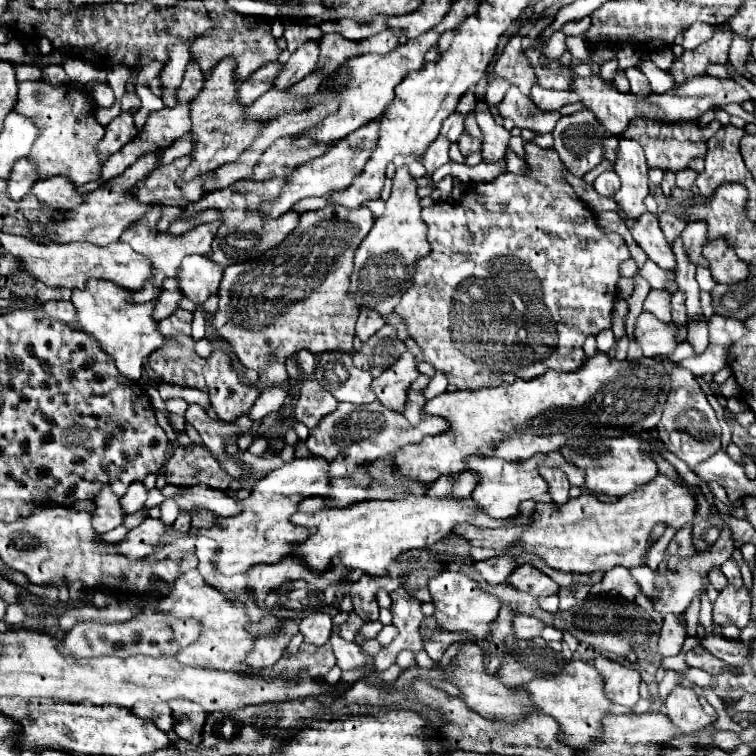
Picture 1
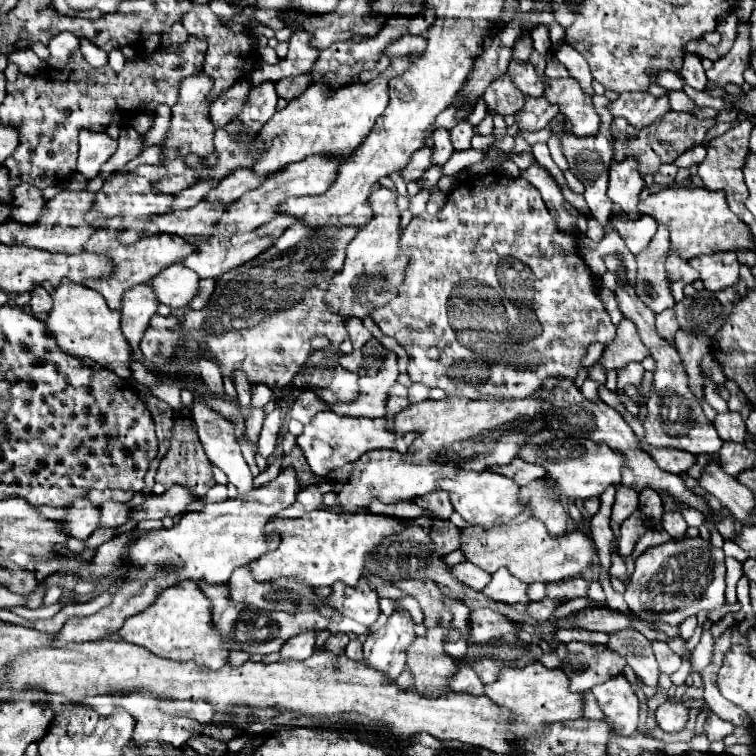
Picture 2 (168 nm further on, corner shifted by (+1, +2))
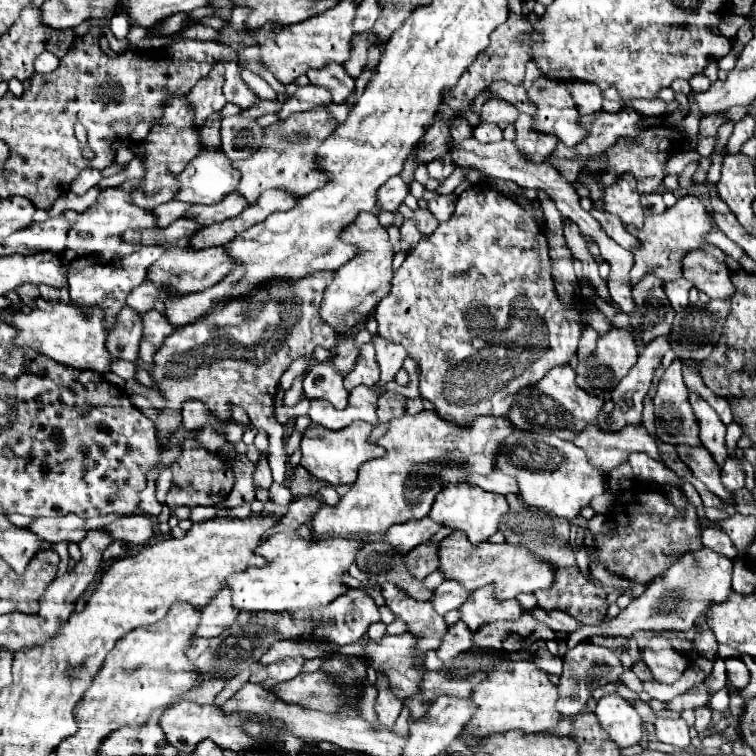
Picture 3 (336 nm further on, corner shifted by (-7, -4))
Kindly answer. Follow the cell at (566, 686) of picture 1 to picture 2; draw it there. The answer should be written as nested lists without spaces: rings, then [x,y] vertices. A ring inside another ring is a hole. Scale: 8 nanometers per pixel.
[[[542,662],[528,664],[524,668],[504,668],[494,684],[484,688],[484,694],[500,704],[510,708],[516,714],[516,734],[542,734],[546,726],[564,720],[576,720],[584,712],[584,694],[574,694],[570,688],[570,680],[562,674],[562,668],[546,668]]]

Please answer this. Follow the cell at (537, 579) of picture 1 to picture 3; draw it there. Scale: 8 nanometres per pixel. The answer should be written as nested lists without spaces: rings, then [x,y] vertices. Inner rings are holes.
[[[478,588],[468,596],[468,600],[460,608],[460,620],[468,622],[472,630],[478,630],[484,624],[494,624],[494,622],[512,622],[522,616],[522,606],[516,600],[504,600],[498,602],[494,600],[492,588]]]

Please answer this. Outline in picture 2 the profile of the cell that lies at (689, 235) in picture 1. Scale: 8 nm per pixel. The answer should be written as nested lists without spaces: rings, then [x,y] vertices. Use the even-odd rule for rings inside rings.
[[[670,254],[666,260],[666,272],[672,280],[672,296],[676,302],[684,298],[684,286],[698,280],[698,272],[690,266],[690,262],[682,262],[678,254]]]

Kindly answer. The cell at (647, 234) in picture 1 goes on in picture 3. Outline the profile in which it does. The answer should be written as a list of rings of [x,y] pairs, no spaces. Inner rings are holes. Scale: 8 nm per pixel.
[[[592,208],[590,214],[598,220],[598,224],[602,224],[602,230],[604,230],[614,242],[618,242],[622,248],[626,248],[626,250],[638,248],[638,240],[634,240],[634,236],[626,232],[624,224],[622,224],[616,216],[612,216],[612,214],[604,212],[604,210],[596,210],[596,208]]]

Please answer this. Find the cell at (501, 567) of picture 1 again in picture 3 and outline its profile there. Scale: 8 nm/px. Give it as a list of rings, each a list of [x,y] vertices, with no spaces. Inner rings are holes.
[[[450,580],[450,582],[442,582],[442,584],[434,590],[434,594],[432,594],[432,598],[430,598],[430,604],[434,606],[436,614],[444,616],[446,612],[460,608],[462,602],[464,602],[468,596],[470,596],[470,594],[468,594],[460,584],[456,584],[454,580]]]

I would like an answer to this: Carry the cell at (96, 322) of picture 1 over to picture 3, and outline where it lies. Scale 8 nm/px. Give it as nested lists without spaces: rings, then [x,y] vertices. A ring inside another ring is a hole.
[[[38,298],[32,306],[30,314],[24,312],[12,312],[8,318],[8,324],[18,330],[18,336],[14,338],[14,344],[18,348],[34,348],[34,352],[52,358],[58,364],[66,364],[78,370],[94,370],[94,372],[108,372],[108,366],[112,362],[110,352],[104,348],[108,332],[104,330],[102,322],[102,310],[92,308],[92,314],[68,304],[56,304],[54,308],[44,300]]]

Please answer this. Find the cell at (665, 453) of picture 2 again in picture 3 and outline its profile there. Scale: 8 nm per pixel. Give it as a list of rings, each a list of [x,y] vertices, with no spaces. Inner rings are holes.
[[[588,424],[572,444],[582,448],[590,464],[602,468],[606,474],[620,466],[632,452],[646,452],[650,458],[660,460],[656,440],[648,436],[644,426],[626,426],[620,432],[610,432],[598,424]]]

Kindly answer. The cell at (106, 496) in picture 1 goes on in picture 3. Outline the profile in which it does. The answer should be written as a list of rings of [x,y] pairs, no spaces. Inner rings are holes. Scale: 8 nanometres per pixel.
[[[68,514],[60,518],[36,518],[30,526],[30,532],[42,536],[42,540],[54,542],[80,542],[86,536],[84,520],[80,516]]]

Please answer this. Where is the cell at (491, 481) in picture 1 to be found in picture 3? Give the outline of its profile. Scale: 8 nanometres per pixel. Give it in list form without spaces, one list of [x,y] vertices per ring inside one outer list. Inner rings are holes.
[[[462,482],[462,484],[450,484],[450,486],[442,488],[436,494],[428,516],[446,528],[466,532],[466,536],[472,544],[480,544],[480,542],[486,542],[498,530],[498,524],[506,512],[508,512],[508,502],[504,496],[492,494],[478,486],[470,486],[470,484]]]

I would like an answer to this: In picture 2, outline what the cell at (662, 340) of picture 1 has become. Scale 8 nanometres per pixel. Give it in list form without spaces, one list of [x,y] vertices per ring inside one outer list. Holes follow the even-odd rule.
[[[622,318],[618,324],[618,332],[612,344],[606,346],[602,358],[606,370],[618,370],[624,368],[628,362],[642,362],[650,350],[644,346],[644,342],[638,338],[638,328],[634,328],[634,322],[628,318]]]

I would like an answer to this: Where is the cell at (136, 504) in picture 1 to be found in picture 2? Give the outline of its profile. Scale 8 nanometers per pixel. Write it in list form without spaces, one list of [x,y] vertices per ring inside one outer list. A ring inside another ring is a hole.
[[[106,502],[102,508],[102,526],[122,526],[130,518],[130,510],[134,510],[128,504],[122,502]]]

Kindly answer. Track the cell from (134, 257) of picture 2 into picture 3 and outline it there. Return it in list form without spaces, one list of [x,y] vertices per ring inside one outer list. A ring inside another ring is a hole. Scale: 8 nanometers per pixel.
[[[80,258],[80,260],[74,260],[76,266],[82,266],[82,270],[74,270],[68,272],[68,282],[70,282],[70,300],[72,304],[78,304],[78,308],[94,308],[94,306],[100,306],[104,308],[104,320],[106,320],[106,326],[110,328],[110,324],[116,322],[116,316],[120,312],[120,308],[126,304],[126,296],[130,294],[130,290],[138,284],[144,282],[146,278],[146,272],[140,270],[140,272],[126,272],[122,266],[114,268],[114,266],[108,266],[108,264],[100,264],[100,262],[94,262],[94,260],[88,260],[88,258]]]

